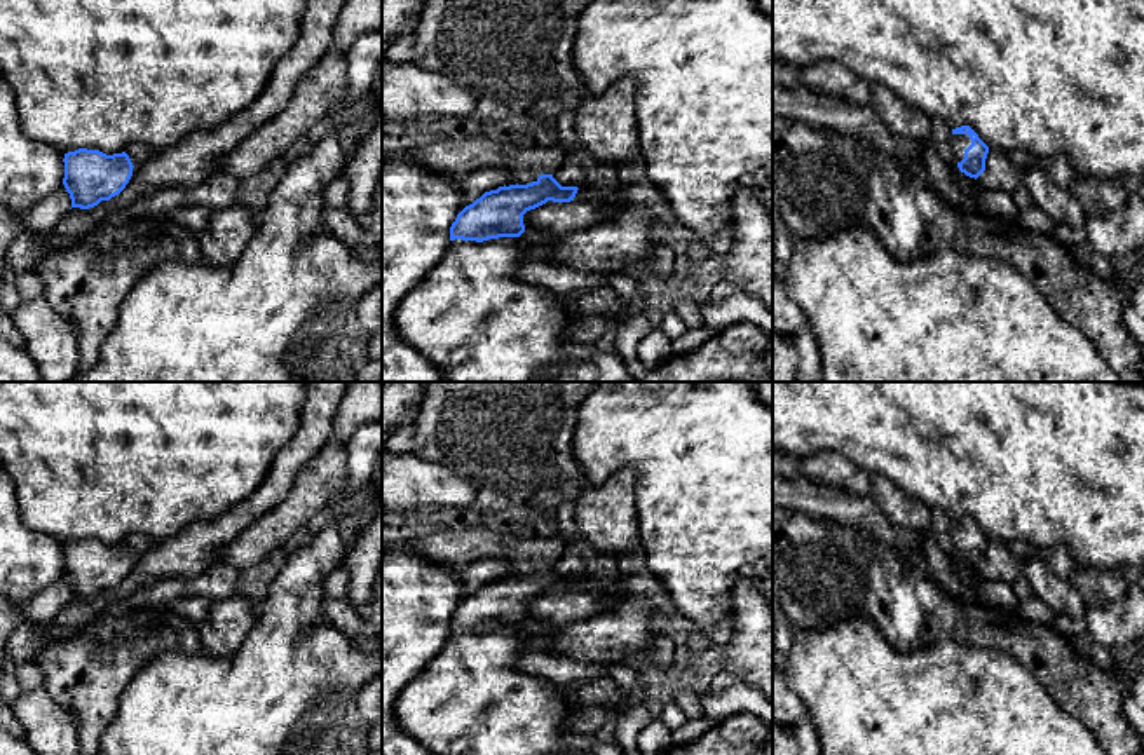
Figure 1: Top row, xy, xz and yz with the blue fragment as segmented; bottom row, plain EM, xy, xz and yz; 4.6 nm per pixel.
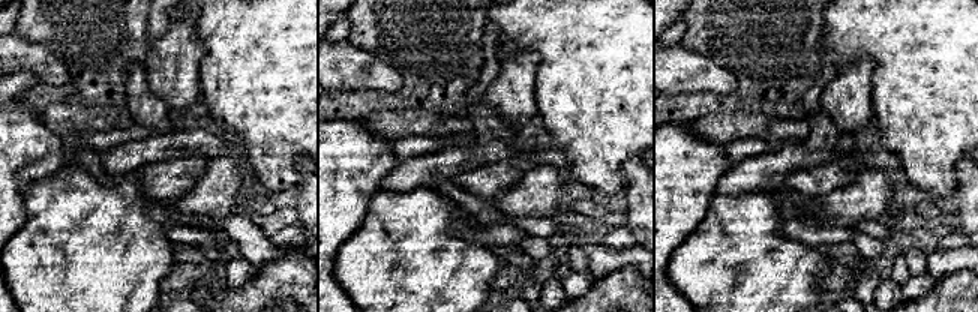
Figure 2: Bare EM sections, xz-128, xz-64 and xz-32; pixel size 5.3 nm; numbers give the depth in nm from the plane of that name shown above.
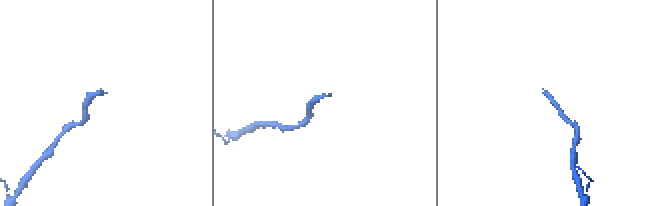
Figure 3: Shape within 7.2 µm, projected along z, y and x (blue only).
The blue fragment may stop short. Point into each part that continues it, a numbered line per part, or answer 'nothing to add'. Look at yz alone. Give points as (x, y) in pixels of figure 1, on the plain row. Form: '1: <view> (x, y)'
1: yz (960, 532)

